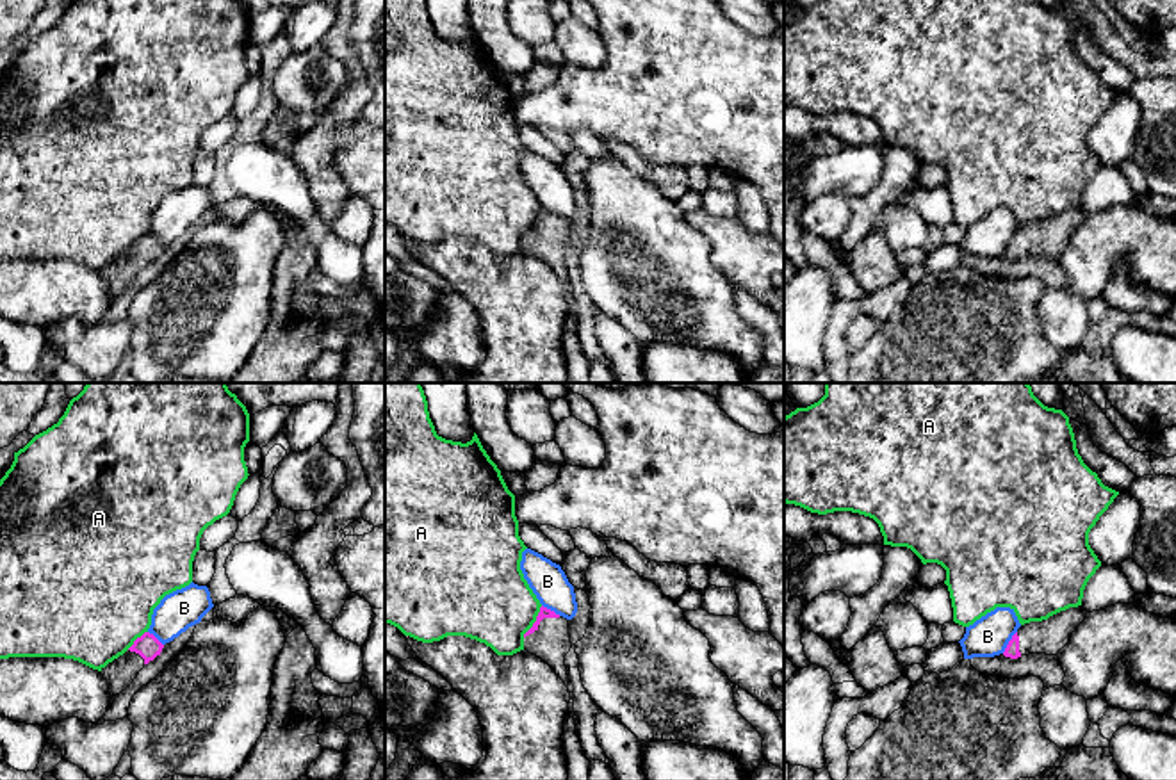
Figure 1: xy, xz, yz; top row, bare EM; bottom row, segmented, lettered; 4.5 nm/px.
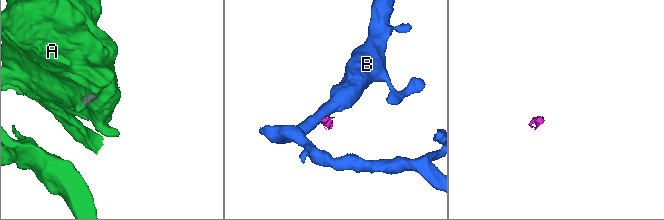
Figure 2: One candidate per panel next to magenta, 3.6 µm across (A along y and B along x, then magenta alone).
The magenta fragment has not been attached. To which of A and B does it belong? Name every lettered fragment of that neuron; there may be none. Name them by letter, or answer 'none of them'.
none of them

